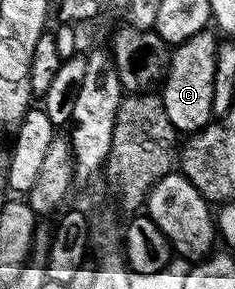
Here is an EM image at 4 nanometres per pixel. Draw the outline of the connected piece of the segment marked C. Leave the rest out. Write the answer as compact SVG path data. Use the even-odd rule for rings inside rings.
M204 29L196 32L183 43L174 46L170 52L168 71L159 95L164 103L164 111L168 119L179 133L185 131L184 134L189 135L204 129L214 116L215 59L219 39L210 31L212 30Z

